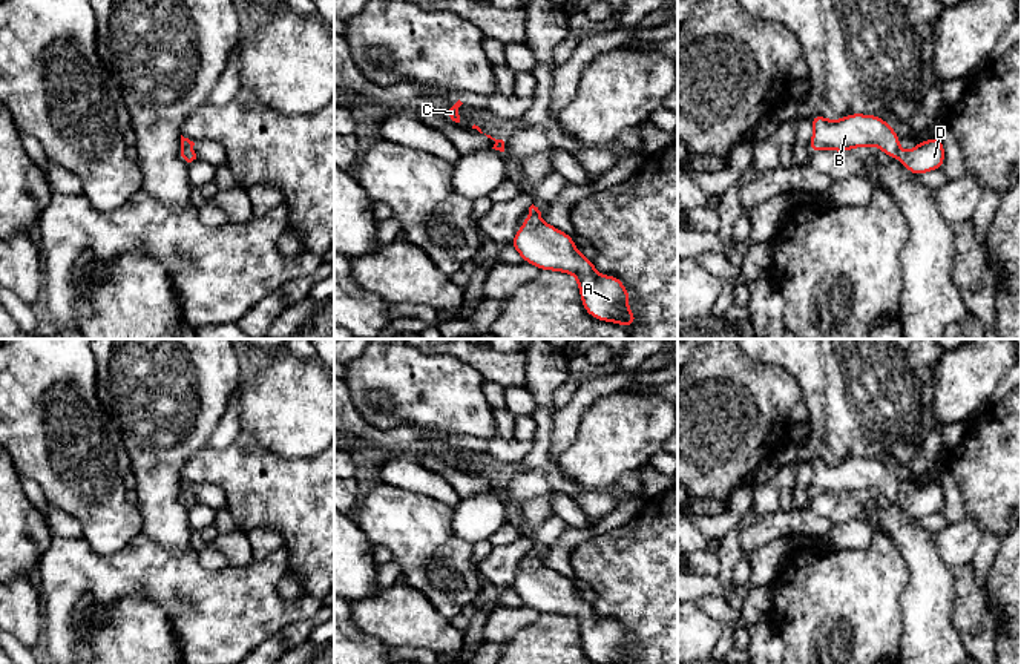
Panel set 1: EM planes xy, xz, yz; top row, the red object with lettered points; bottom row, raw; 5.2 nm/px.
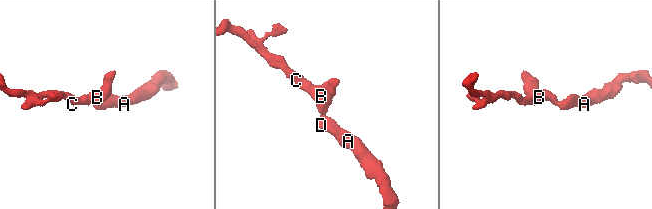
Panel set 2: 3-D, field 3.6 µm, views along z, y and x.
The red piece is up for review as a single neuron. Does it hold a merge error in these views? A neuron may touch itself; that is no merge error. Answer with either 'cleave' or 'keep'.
keep

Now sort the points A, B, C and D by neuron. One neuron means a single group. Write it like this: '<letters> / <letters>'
A B C D

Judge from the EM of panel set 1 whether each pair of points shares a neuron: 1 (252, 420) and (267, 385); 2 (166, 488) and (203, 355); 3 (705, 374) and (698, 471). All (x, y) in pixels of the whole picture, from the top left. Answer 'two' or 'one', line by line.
1: one
2: one
3: one

